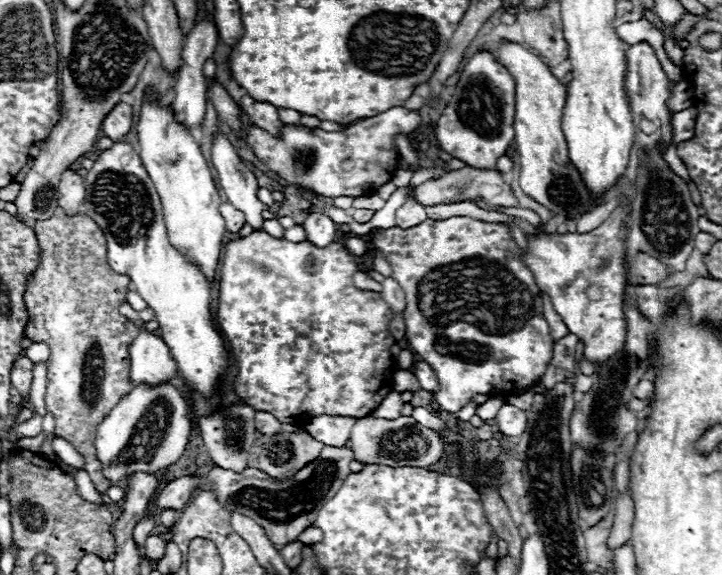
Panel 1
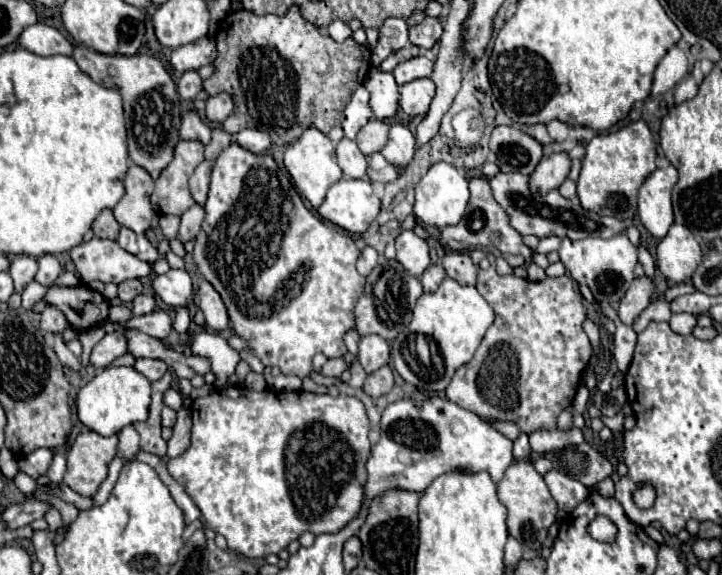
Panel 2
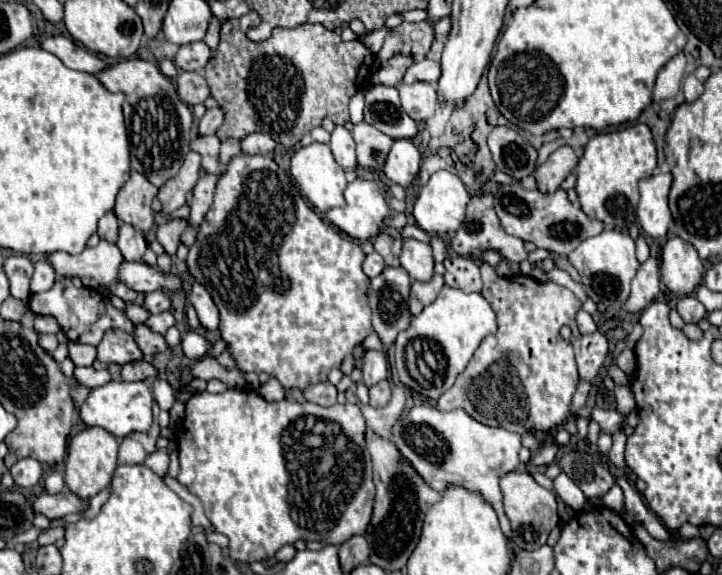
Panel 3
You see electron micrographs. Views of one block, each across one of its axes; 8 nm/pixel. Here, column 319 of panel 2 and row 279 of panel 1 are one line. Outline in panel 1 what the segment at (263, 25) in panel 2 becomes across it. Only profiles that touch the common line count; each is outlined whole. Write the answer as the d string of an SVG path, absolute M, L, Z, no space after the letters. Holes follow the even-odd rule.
M58 208L52 218L34 222L34 232L40 246L40 264L24 292L28 310L24 334L32 342L46 342L50 346L46 408L56 418L54 434L72 442L86 460L84 470L90 474L94 488L106 492L110 480L102 474L92 442L96 426L134 388L130 382L128 350L134 336L138 336L138 328L118 312L120 302L130 292L130 278L116 274L108 266L106 236L86 214L66 216Z

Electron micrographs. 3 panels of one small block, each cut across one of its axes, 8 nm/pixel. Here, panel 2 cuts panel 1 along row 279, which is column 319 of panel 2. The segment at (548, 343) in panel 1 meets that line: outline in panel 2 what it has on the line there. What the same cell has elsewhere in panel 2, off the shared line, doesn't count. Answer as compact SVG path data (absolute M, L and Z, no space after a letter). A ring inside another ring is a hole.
M230 386L224 390L214 390L204 398L196 398L192 402L192 444L190 448L168 462L168 472L178 480L188 496L194 500L194 504L200 508L204 522L216 532L222 534L228 540L228 548L244 554L248 558L266 558L268 554L278 554L280 550L288 548L292 540L298 540L302 532L312 532L314 536L324 532L338 532L342 526L346 526L362 508L364 498L364 484L366 484L366 458L370 454L370 440L368 440L368 416L364 410L364 404L354 396L330 396L330 394L314 394L314 392L278 392L272 388L264 388L260 392L242 388L242 386Z

